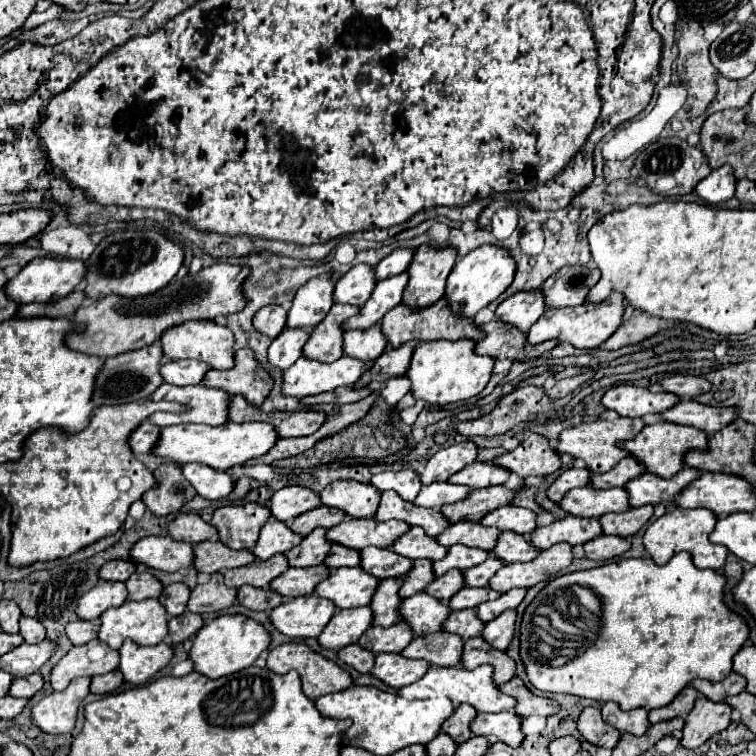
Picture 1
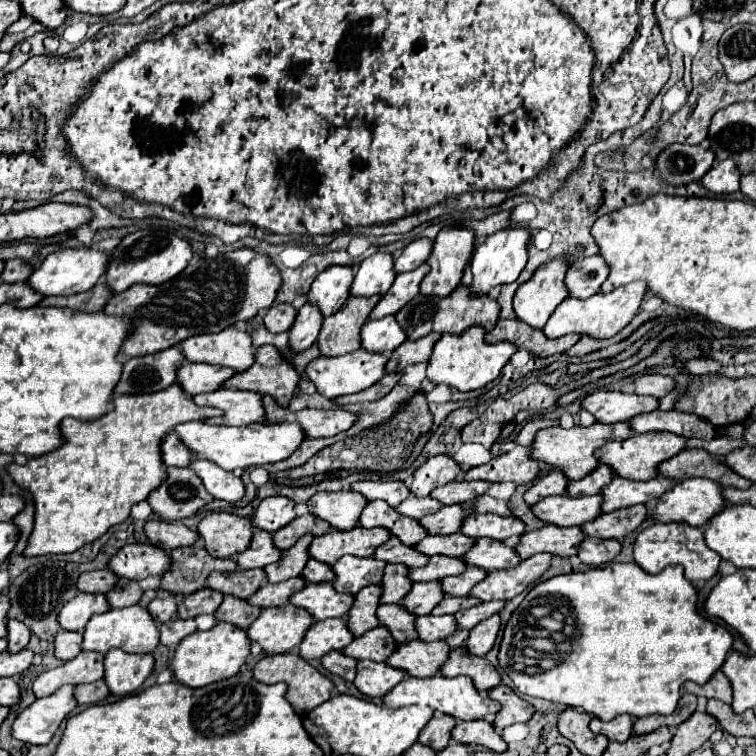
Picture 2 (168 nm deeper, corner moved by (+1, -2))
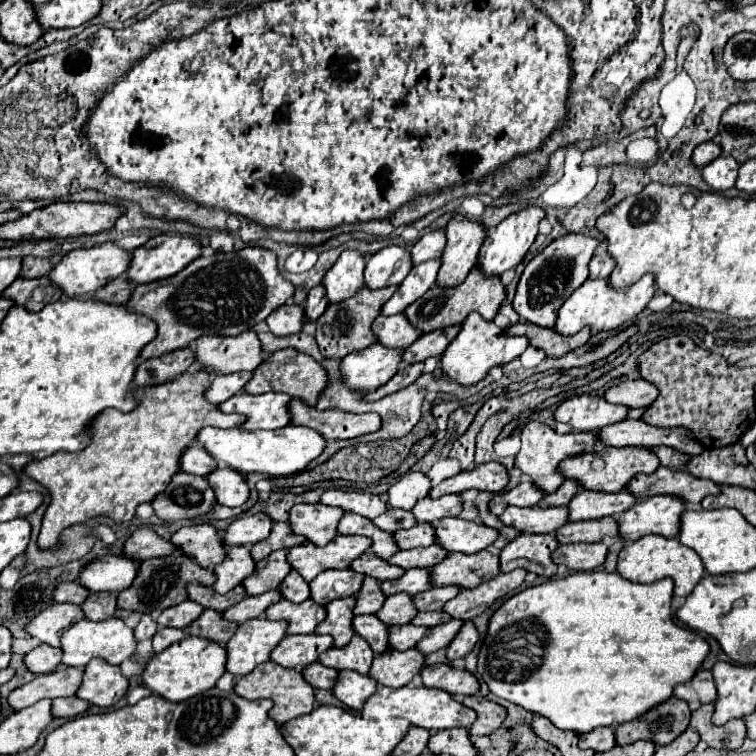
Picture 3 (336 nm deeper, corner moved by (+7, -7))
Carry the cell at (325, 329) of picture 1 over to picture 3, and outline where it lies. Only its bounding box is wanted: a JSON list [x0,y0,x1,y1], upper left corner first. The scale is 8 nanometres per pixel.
[315,286,397,358]

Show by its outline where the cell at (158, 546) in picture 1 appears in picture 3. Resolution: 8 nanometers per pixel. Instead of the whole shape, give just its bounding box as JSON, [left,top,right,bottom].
[77,554,139,592]

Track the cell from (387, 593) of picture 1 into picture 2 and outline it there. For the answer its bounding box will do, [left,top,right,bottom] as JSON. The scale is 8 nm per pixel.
[347,585,383,637]

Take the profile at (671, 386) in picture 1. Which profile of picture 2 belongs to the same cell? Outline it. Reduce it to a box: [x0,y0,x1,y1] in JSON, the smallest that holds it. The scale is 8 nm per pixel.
[635,375,675,397]

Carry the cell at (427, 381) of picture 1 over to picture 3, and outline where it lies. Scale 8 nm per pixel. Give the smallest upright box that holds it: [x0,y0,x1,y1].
[441,312,529,386]

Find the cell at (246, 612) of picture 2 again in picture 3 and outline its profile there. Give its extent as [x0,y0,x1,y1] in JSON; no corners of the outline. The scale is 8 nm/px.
[187,610,237,646]

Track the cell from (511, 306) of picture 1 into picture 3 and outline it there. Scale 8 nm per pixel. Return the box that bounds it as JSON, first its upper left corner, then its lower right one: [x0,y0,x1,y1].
[513,234,599,328]

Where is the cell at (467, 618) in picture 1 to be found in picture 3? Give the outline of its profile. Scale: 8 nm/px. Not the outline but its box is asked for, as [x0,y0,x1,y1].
[387,624,427,650]

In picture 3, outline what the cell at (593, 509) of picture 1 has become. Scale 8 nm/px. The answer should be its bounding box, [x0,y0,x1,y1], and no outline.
[499,506,567,534]

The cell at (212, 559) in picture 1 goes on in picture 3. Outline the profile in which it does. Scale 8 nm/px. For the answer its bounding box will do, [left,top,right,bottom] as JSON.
[117,552,213,616]

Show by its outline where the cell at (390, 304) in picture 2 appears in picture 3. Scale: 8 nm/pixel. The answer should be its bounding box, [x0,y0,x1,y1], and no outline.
[381,260,441,316]

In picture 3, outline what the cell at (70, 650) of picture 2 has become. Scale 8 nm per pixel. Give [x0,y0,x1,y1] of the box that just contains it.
[23,644,61,674]

